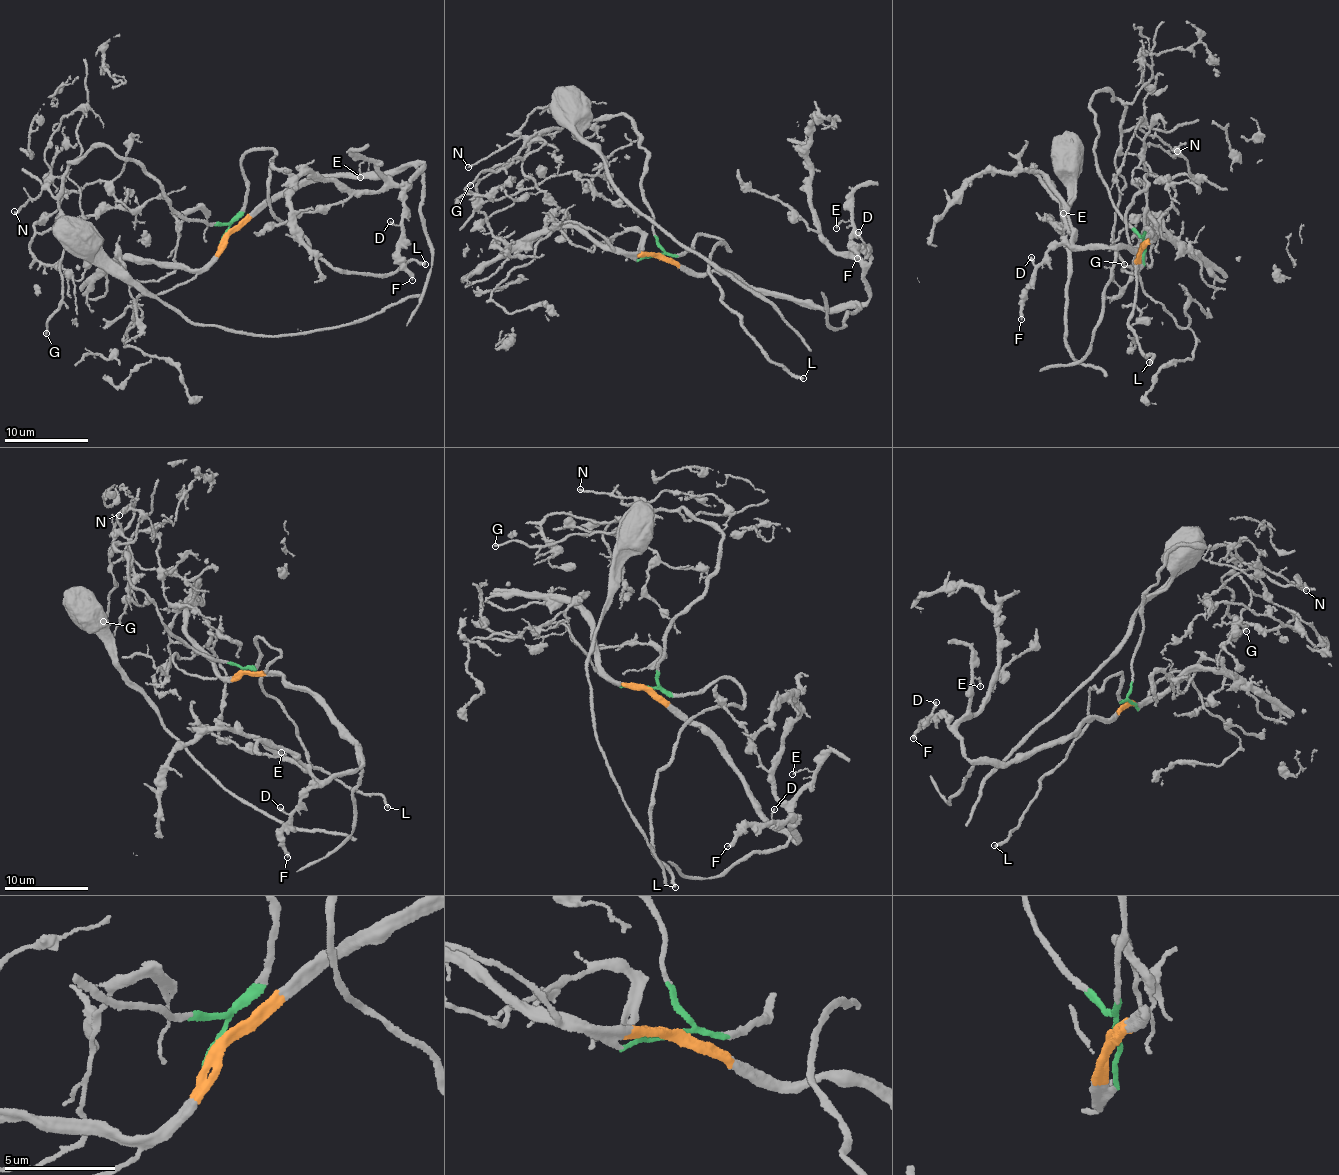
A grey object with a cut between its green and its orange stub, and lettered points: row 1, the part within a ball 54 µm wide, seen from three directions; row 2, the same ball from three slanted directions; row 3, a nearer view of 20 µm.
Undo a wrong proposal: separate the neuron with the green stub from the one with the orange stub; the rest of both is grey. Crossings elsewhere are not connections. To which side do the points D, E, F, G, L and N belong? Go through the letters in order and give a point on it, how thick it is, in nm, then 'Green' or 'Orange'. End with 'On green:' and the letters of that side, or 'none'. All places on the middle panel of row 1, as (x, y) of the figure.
D: Place: (858, 232). Thickness 170 nm. Orange
E: Place: (836, 228). Thickness 130 nm. Orange
F: Place: (857, 258). Thickness 300 nm. Orange
G: Place: (470, 185). Thickness 190 nm. Green
L: Place: (803, 378). Thickness 240 nm. Green
N: Place: (468, 167). Thickness 160 nm. Green
On green: G, L, N

